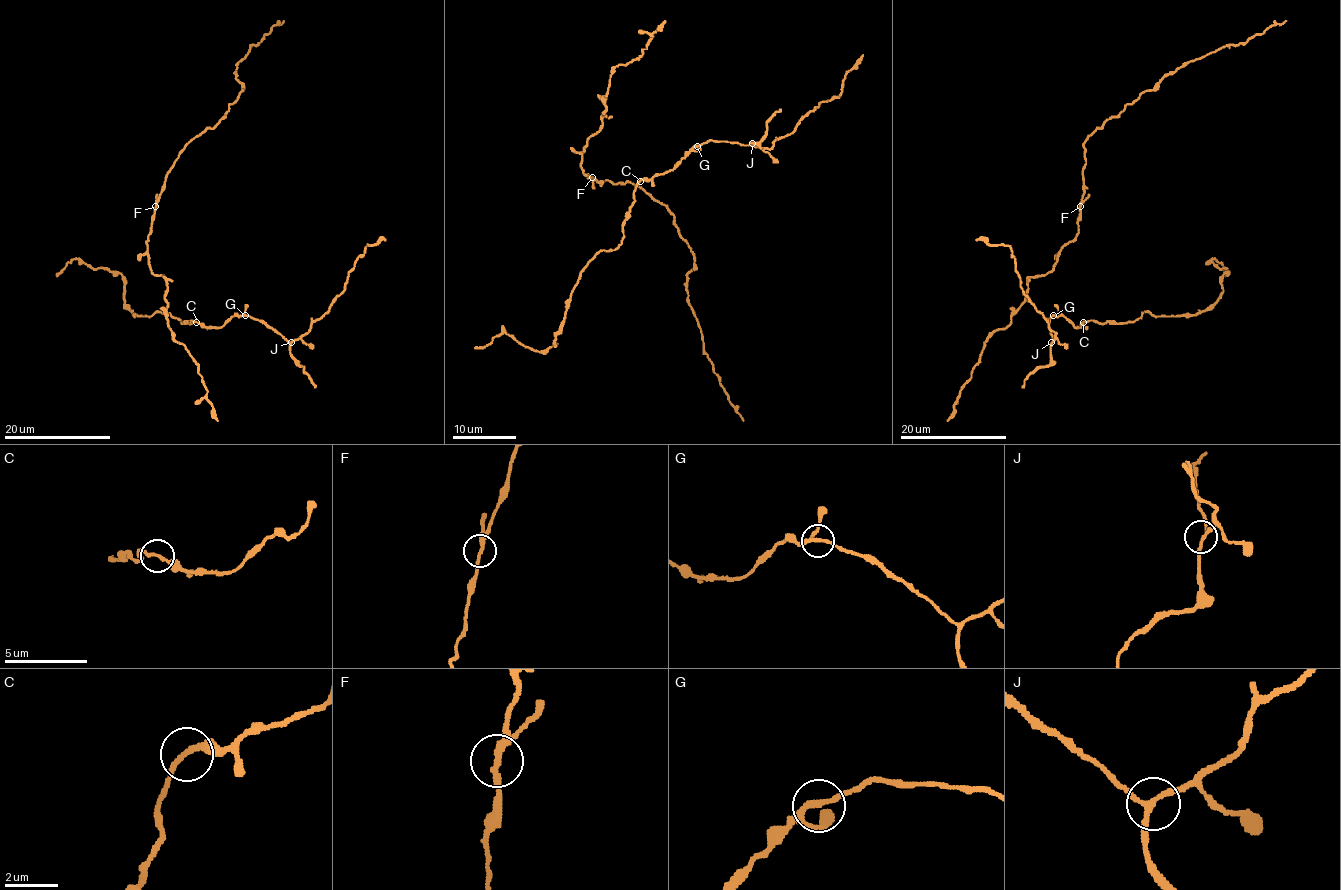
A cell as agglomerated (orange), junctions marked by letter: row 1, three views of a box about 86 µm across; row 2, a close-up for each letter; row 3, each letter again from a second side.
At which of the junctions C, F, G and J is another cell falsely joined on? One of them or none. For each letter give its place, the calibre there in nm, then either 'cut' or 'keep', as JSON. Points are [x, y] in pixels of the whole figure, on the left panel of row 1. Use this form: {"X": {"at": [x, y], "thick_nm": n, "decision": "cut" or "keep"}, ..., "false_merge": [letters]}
{"C": {"at": [196, 322], "thick_nm": 200, "decision": "keep"}, "F": {"at": [155, 206], "thick_nm": 200, "decision": "keep"}, "G": {"at": [245, 315], "thick_nm": 180, "decision": "keep"}, "J": {"at": [291, 342], "thick_nm": 180, "decision": "keep"}, "false_merge": []}

